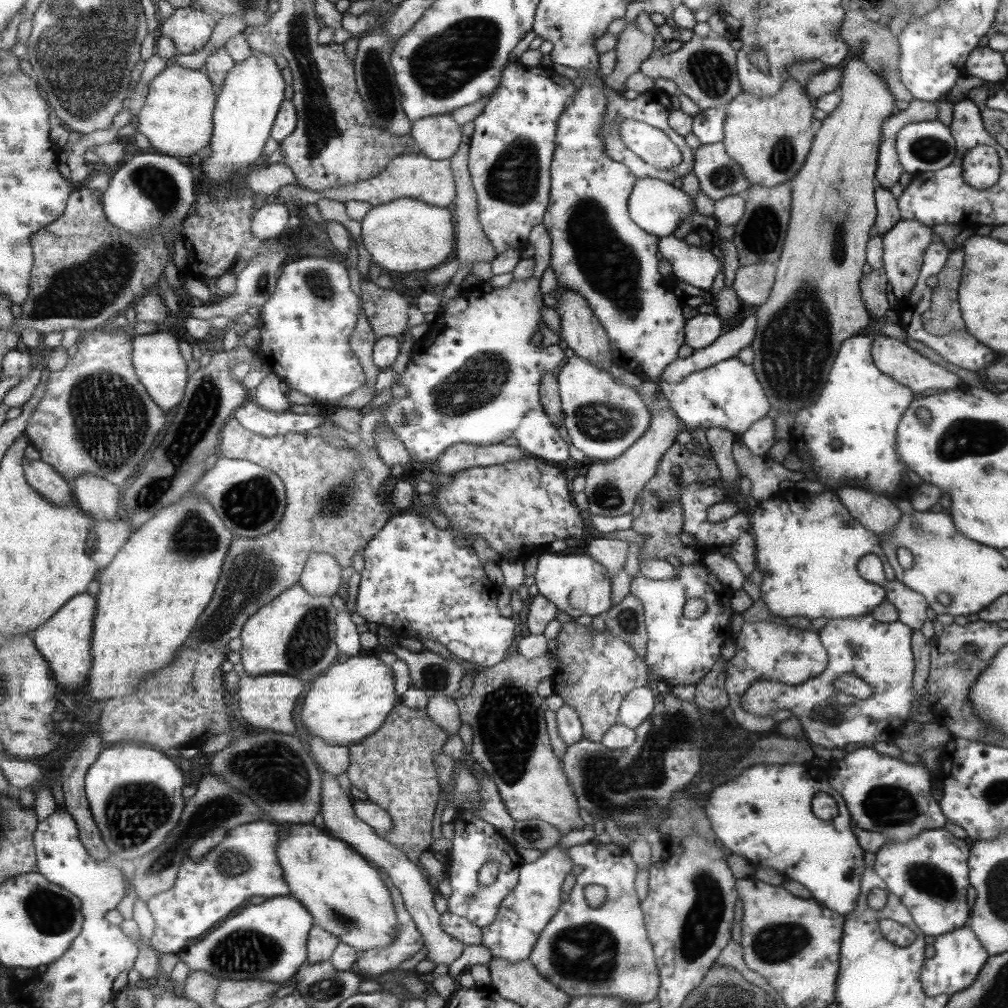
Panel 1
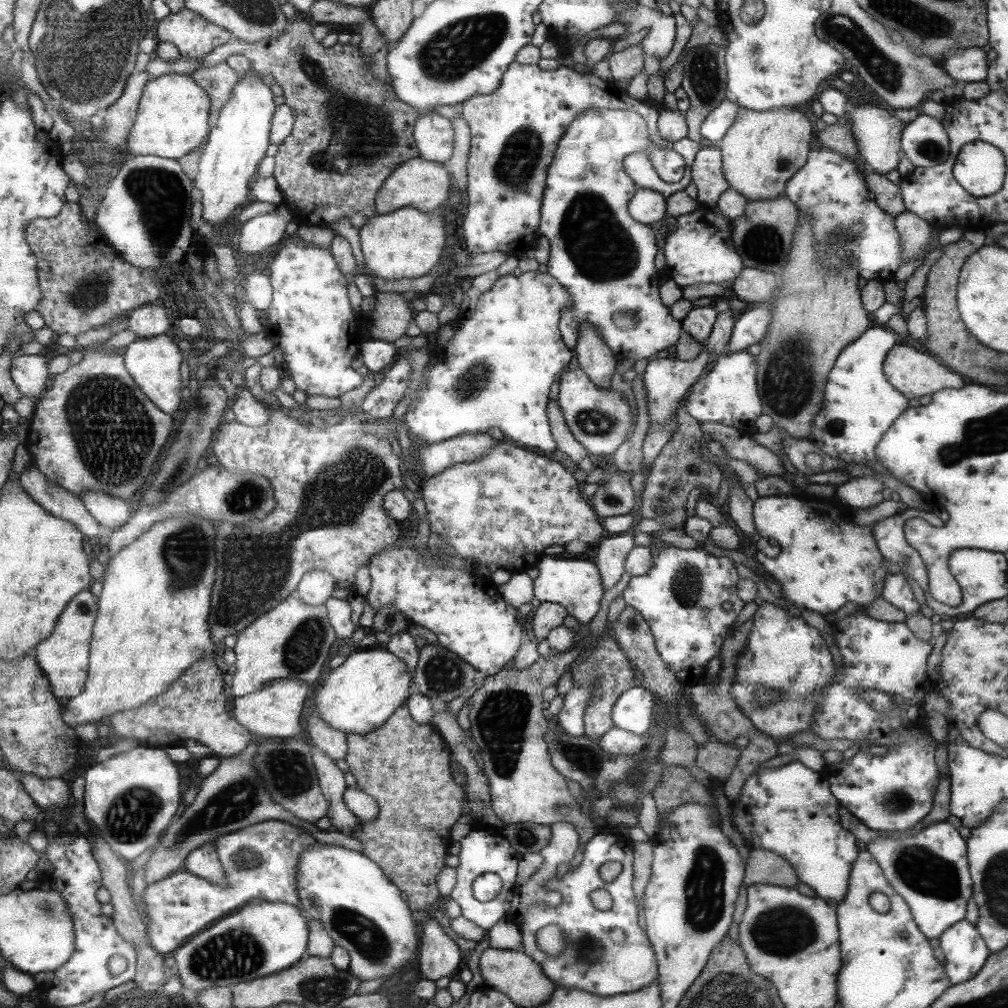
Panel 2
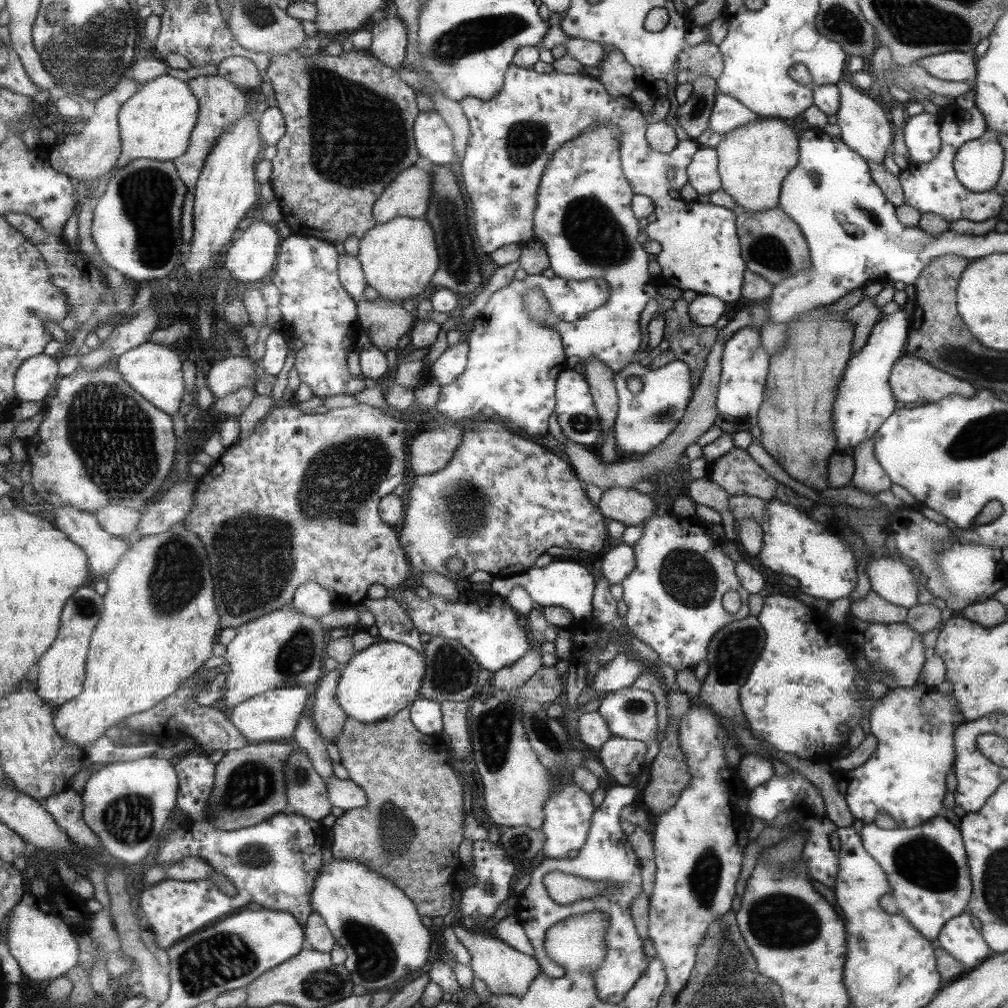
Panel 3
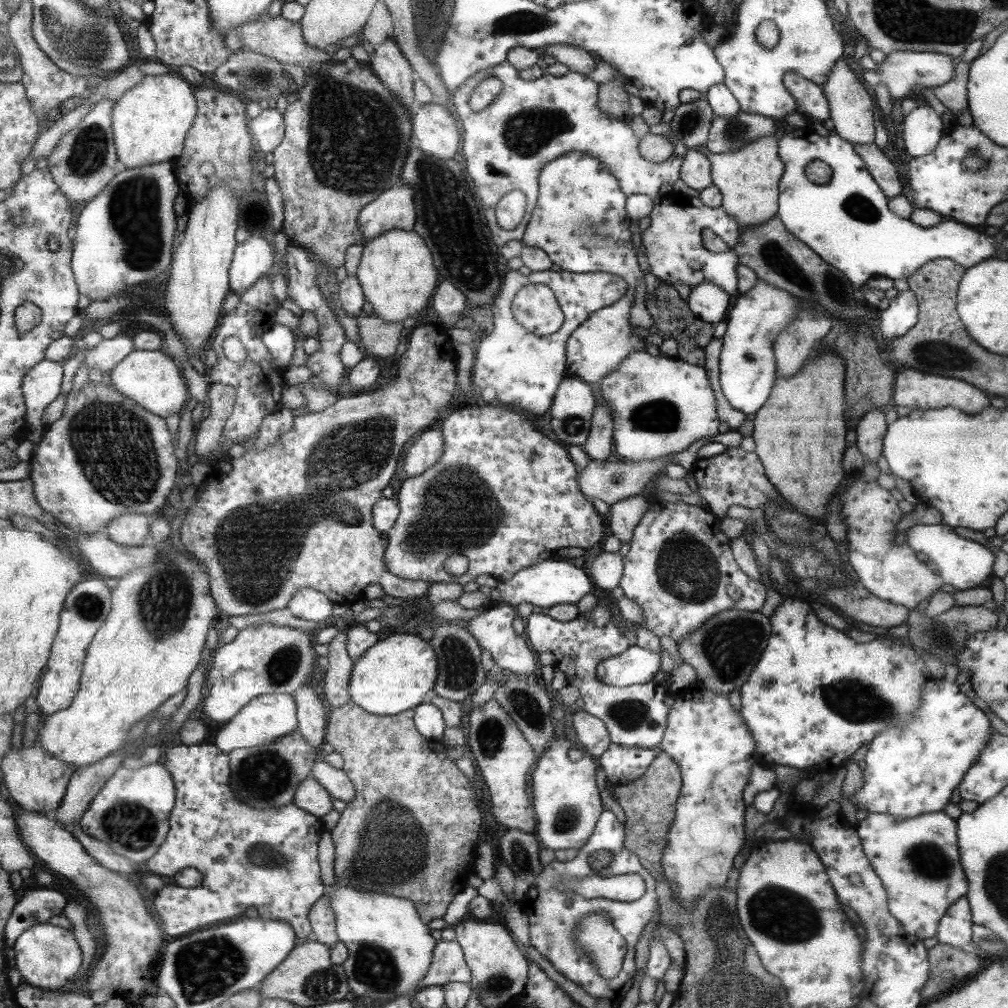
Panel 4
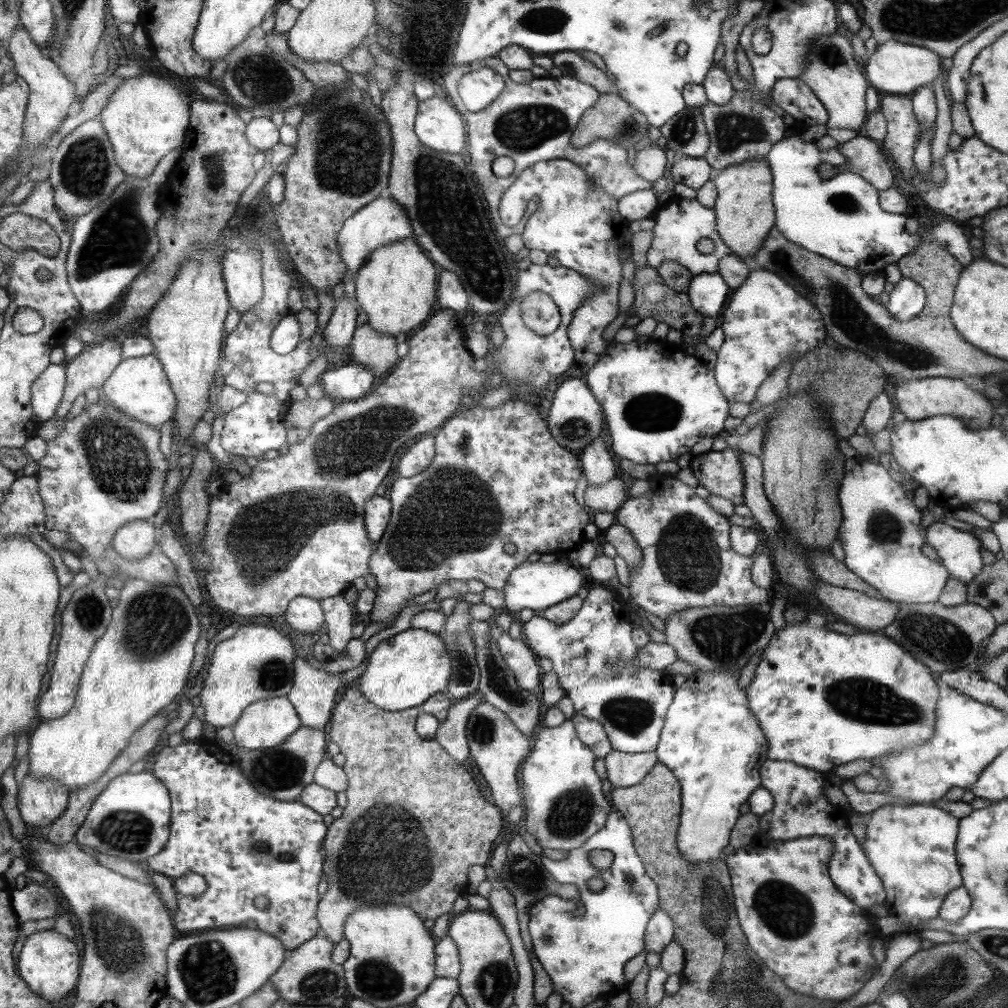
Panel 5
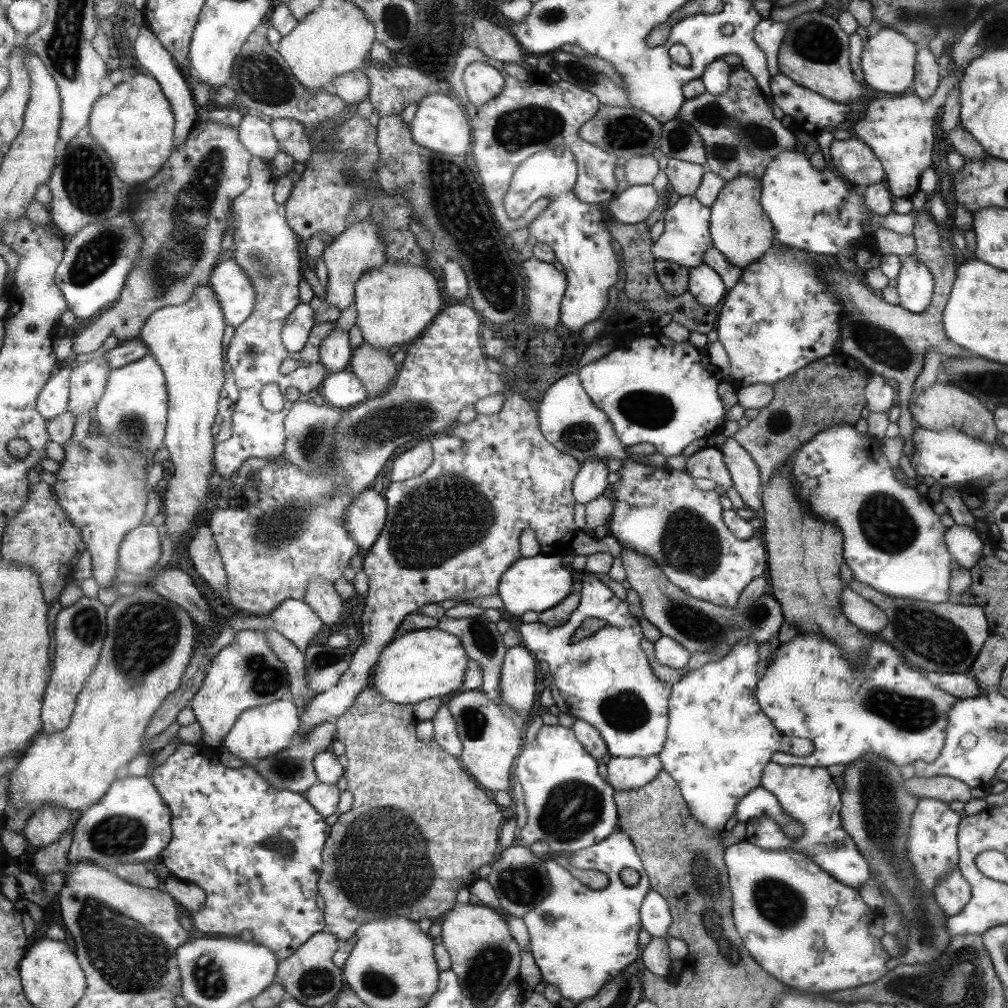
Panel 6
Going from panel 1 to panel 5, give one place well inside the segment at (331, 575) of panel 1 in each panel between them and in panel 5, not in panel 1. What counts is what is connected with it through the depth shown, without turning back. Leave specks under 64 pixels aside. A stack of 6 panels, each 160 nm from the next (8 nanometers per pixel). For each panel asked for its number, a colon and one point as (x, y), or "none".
2: (316, 587)
3: (312, 599)
4: (309, 604)
5: (304, 614)

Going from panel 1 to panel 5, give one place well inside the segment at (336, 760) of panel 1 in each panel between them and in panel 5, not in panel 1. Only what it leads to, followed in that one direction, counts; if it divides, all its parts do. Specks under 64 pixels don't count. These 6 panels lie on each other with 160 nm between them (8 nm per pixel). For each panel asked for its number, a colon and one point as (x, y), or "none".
2: (334, 742)
3: (330, 716)
4: (338, 675)
5: (339, 614)

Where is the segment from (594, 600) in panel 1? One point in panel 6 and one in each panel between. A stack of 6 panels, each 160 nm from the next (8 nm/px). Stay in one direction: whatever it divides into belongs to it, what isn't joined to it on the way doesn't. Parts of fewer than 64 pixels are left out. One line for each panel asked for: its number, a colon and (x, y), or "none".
2: (575, 584)
3: (561, 583)
4: (552, 582)
5: (537, 585)
6: (535, 584)

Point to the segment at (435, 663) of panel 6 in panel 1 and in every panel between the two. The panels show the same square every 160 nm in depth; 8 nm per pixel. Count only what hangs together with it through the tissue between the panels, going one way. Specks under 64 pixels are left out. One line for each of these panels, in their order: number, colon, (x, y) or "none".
1: (351, 701)
2: (360, 696)
3: (377, 683)
4: (394, 676)
5: (405, 670)

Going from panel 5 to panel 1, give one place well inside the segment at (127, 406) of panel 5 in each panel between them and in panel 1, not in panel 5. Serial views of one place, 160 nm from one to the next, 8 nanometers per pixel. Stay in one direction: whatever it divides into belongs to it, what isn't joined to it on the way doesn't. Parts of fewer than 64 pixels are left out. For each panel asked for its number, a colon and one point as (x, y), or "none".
1: (159, 363)
2: (155, 363)
3: (155, 370)
4: (153, 379)

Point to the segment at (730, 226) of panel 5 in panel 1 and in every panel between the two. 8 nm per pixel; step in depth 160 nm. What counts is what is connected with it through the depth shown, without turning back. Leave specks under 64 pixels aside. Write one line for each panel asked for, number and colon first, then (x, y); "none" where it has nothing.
1: (769, 136)
2: (761, 151)
3: (753, 160)
4: (747, 179)

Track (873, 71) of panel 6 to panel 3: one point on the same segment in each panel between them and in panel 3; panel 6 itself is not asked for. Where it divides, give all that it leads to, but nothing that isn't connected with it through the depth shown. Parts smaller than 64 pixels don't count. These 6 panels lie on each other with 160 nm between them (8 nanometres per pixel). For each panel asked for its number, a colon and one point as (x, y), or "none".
3: (950, 66)
4: (900, 72)
5: (894, 68)

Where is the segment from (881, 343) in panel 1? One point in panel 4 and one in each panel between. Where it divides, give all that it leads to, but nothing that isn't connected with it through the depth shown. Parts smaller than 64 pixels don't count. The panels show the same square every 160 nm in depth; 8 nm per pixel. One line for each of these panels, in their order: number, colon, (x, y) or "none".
2: (914, 374)
3: (912, 379)
4: (913, 389)

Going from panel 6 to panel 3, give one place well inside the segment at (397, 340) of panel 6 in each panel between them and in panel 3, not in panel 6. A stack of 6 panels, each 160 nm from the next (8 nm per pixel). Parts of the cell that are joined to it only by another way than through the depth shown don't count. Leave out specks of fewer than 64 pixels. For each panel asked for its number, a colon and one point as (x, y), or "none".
3: (400, 259)
4: (399, 278)
5: (398, 287)

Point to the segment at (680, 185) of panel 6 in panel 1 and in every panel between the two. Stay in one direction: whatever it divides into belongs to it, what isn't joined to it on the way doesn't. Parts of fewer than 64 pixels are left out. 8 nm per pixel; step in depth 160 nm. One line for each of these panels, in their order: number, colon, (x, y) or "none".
1: (719, 175)
2: (707, 174)
3: (702, 171)
4: (695, 171)
5: (691, 172)

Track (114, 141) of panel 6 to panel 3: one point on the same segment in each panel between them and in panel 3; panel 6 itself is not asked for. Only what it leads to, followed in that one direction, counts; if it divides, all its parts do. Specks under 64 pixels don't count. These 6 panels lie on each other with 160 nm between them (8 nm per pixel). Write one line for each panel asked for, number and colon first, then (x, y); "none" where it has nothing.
3: (157, 123)
4: (151, 122)
5: (146, 119)

